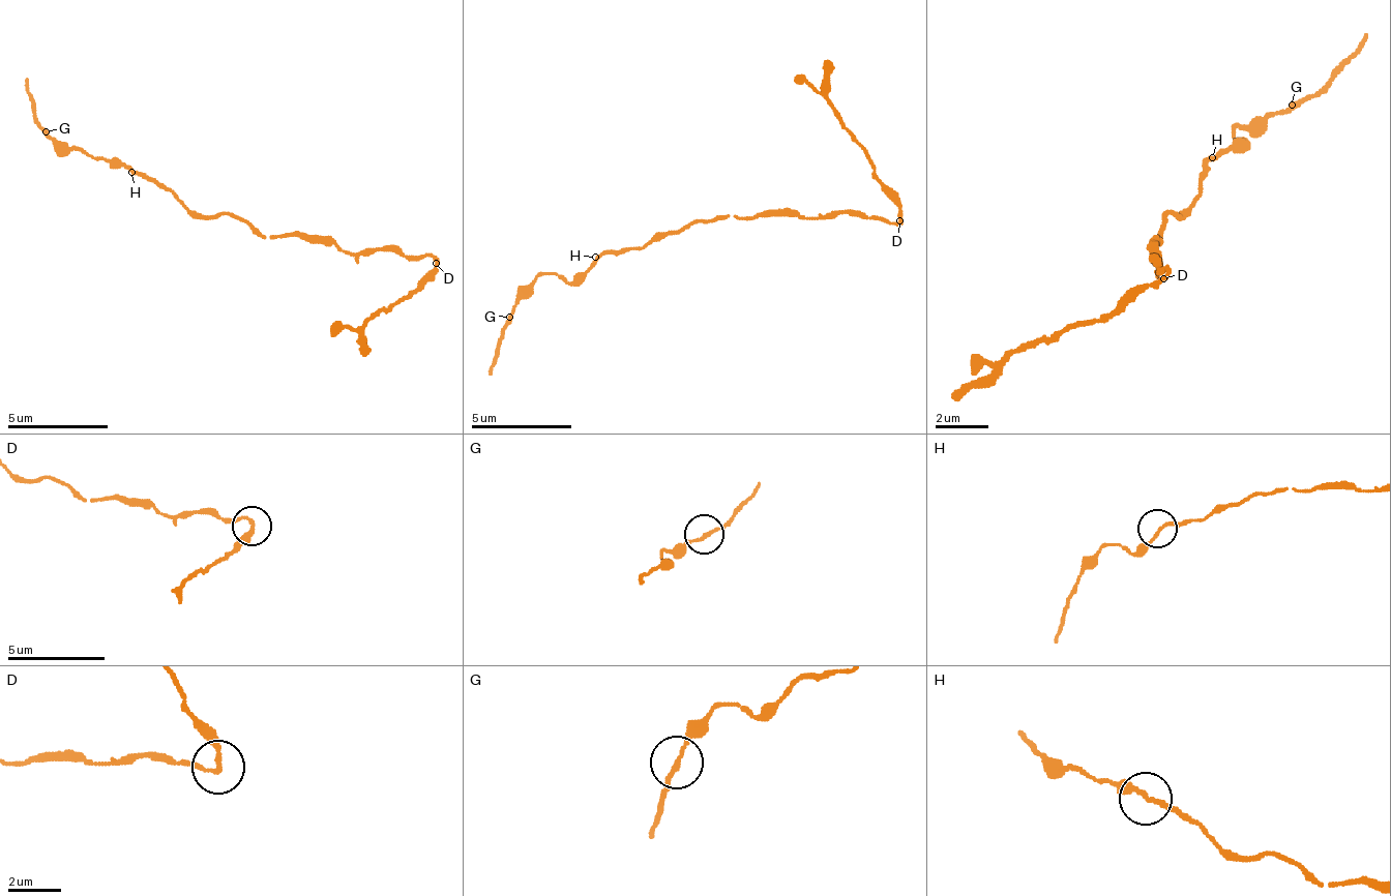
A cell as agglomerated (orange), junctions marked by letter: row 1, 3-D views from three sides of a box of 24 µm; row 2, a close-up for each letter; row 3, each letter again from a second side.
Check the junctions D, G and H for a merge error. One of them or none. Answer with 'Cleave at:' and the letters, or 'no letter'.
Cleave at: D

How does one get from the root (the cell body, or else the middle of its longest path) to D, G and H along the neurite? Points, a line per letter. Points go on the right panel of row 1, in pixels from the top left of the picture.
D: (1159, 243), (1159, 263), (1152, 263), (1159, 270), (1165, 270), (1165, 276)
G: (1159, 243), (1165, 217), (1192, 204), (1205, 163), (1245, 138), (1232, 130), (1265, 124), (1292, 105)
H: (1159, 243), (1165, 217), (1172, 210), (1179, 217), (1192, 204), (1199, 177), (1212, 157)

